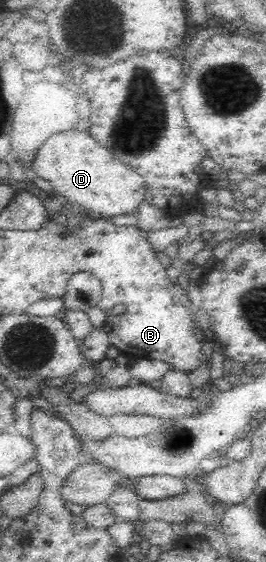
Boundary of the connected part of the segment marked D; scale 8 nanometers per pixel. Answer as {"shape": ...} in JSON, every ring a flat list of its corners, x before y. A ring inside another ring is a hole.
{"shape":[[70,130,70,132,60,132,60,134,50,136,46,140,46,144,36,150,29,166,36,171,37,176,48,180,60,196,66,196,71,207,76,207,78,210,93,211,98,216,109,217,133,213,137,210,140,202,145,200,146,192,143,177,134,172,133,167,124,164,122,160,118,160,108,148,100,146,88,132]]}

